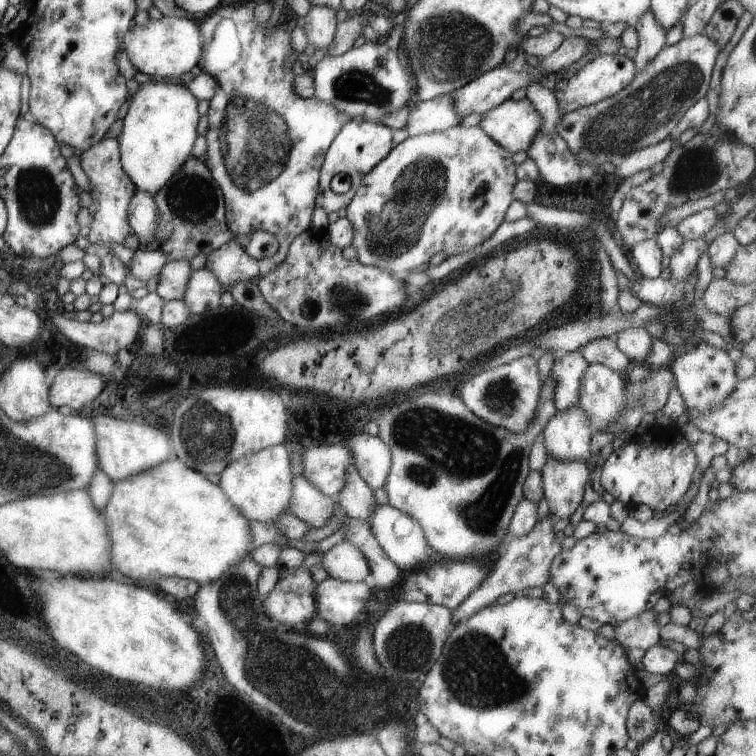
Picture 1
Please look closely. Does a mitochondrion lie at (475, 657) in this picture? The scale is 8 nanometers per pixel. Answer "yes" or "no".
yes

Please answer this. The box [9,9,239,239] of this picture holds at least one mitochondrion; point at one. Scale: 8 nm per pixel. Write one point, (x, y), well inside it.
(36, 188)

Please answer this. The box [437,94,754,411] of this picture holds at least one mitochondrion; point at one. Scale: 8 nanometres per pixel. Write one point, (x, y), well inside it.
(698, 169)

